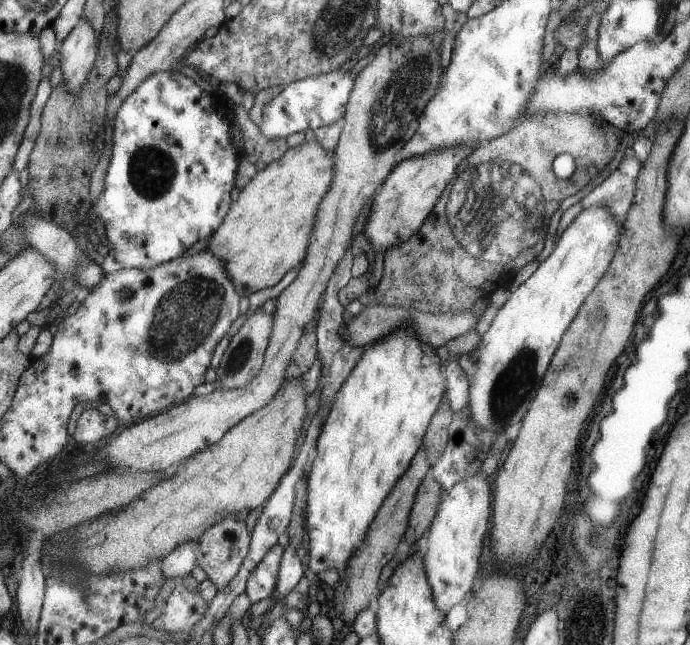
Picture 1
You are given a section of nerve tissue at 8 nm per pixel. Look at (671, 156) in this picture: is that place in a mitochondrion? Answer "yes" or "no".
no

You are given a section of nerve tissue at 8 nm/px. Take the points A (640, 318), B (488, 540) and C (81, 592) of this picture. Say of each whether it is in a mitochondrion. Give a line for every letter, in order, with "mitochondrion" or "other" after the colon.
A: other
B: other
C: mitochondrion

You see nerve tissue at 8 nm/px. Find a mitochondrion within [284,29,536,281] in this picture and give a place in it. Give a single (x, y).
(390, 115)

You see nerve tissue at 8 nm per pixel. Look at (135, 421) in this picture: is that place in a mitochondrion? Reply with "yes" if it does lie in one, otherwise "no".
no

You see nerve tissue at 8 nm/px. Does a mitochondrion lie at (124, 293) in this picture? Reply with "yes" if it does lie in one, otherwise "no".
yes

